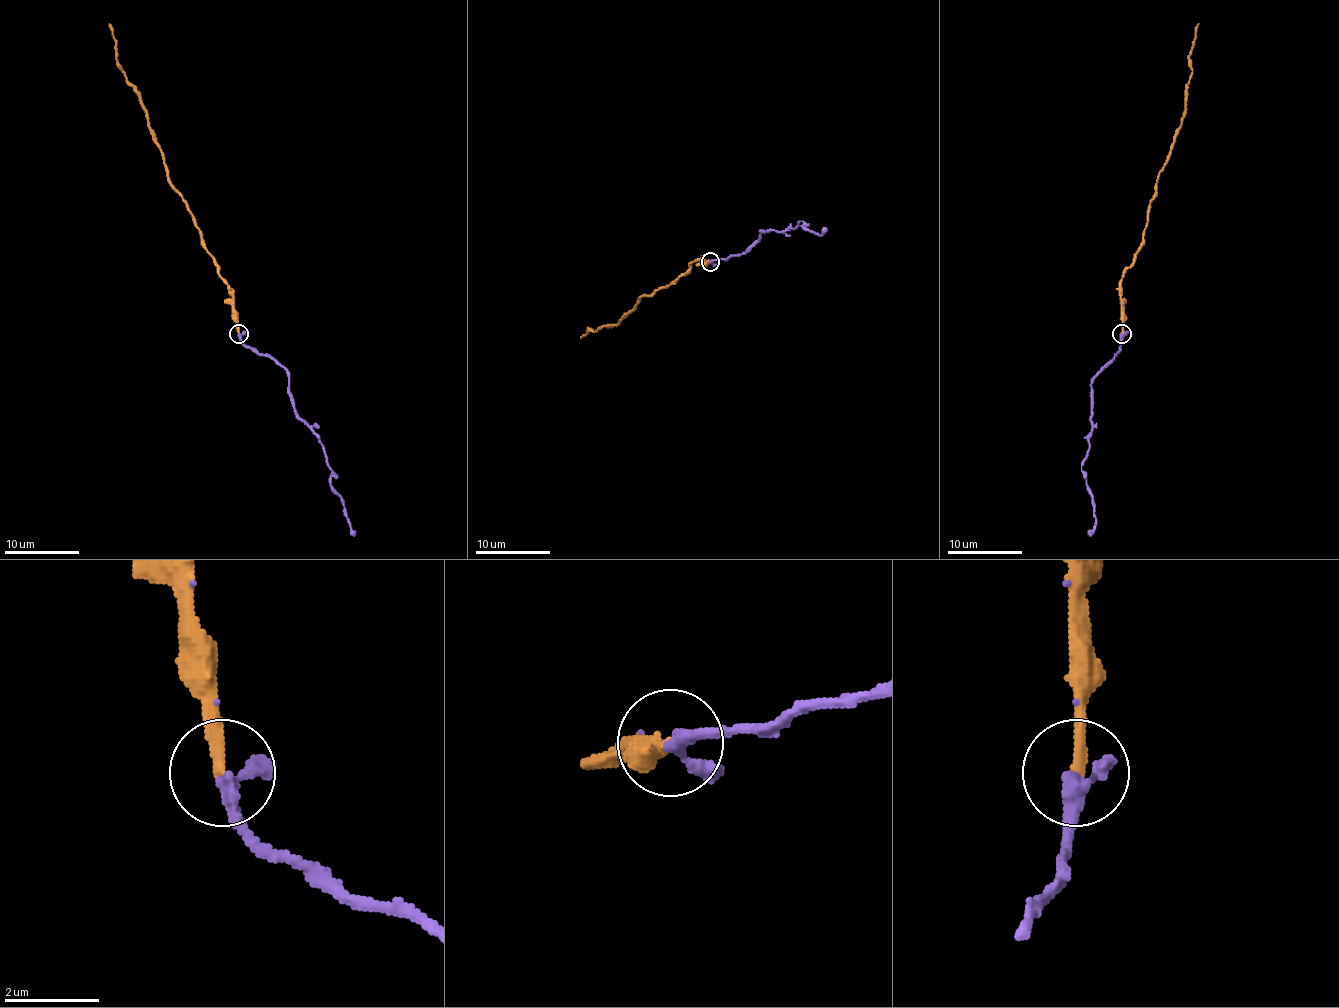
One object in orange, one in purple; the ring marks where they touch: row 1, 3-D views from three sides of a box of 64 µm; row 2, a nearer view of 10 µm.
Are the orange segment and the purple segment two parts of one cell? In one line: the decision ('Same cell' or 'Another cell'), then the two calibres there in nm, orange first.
Same cell. Thickness 260 nm (orange) against 240 nm

